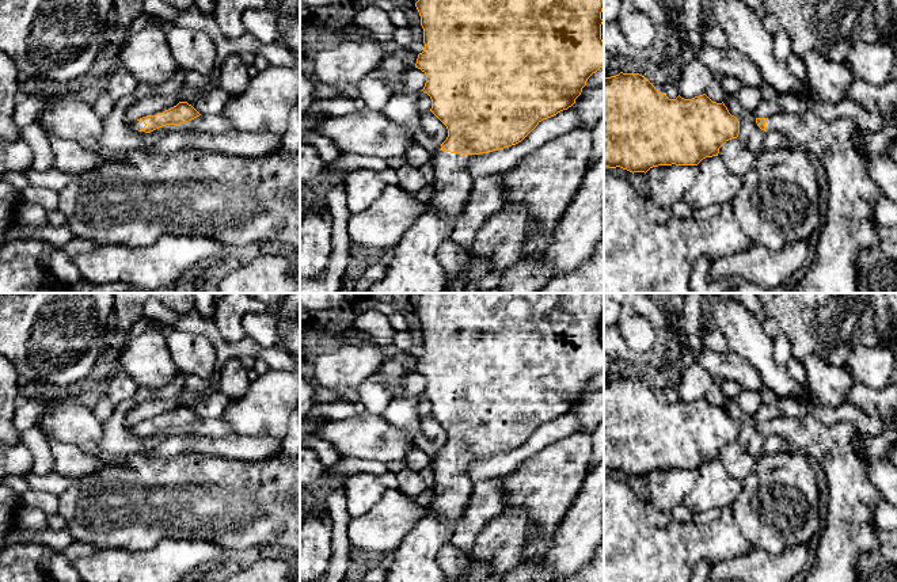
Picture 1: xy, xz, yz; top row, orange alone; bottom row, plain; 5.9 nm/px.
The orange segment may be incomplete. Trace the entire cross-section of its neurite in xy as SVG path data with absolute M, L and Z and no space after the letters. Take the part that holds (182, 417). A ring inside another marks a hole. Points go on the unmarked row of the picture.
M179 406L176 410L159 416L156 419L147 419L132 427L132 431L138 435L151 437L166 429L186 427L201 418L187 406Z

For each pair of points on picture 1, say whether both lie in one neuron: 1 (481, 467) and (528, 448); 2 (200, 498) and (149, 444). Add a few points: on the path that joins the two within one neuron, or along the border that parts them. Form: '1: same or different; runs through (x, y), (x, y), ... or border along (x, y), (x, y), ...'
1: same; runs through (493, 467), (501, 466), (516, 456)
2: different; border along (143, 453), (126, 457)

